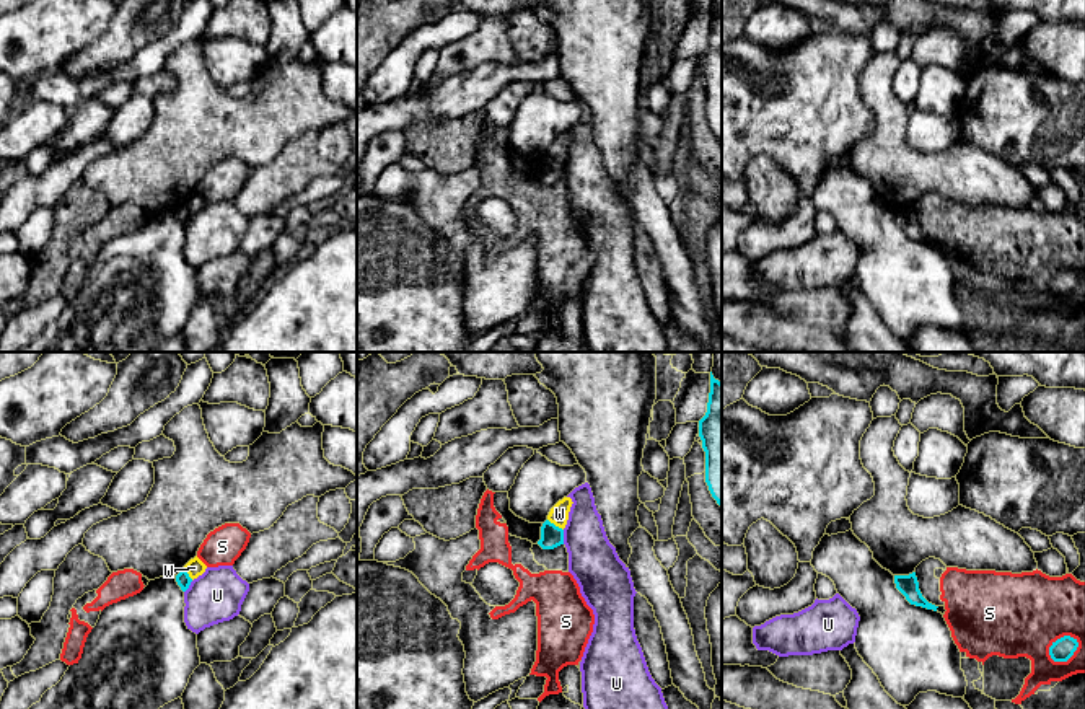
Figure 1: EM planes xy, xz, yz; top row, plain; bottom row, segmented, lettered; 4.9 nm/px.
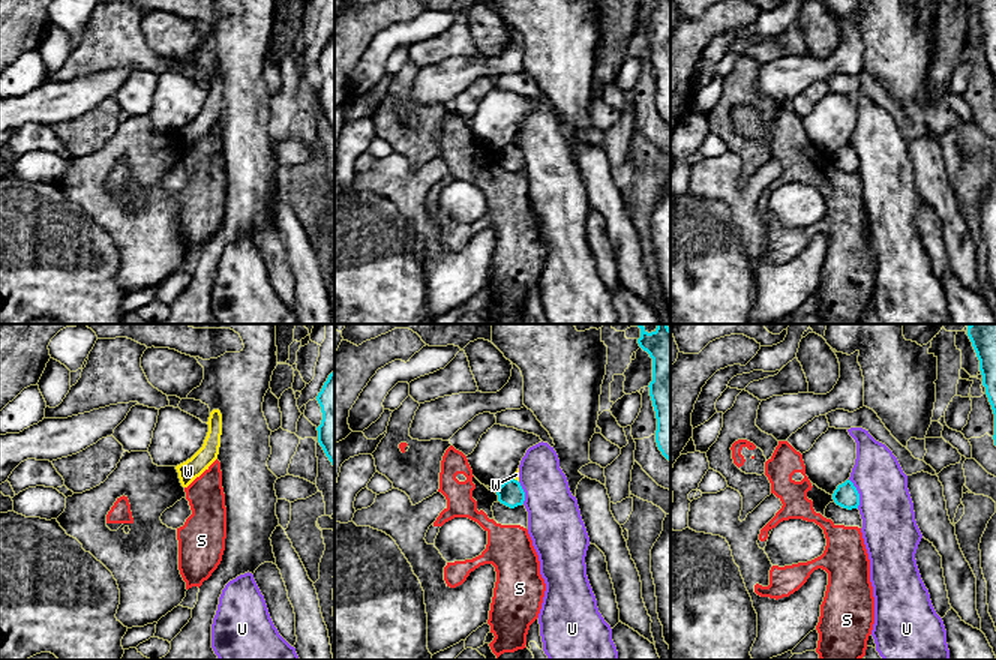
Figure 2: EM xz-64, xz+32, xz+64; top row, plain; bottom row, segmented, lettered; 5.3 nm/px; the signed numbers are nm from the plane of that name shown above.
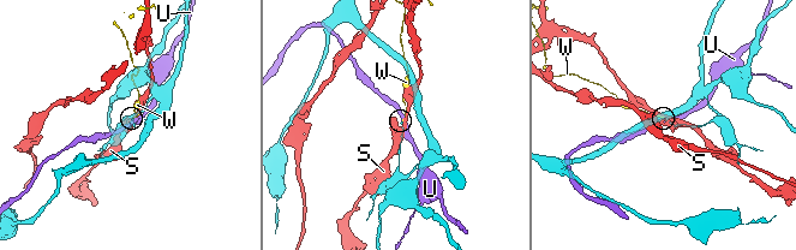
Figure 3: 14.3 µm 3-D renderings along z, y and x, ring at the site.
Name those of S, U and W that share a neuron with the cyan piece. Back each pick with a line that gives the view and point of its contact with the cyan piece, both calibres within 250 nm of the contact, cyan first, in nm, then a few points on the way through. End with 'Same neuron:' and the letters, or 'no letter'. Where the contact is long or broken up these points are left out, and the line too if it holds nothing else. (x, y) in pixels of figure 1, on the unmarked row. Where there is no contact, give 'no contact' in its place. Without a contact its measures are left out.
Same neuron: no letter

